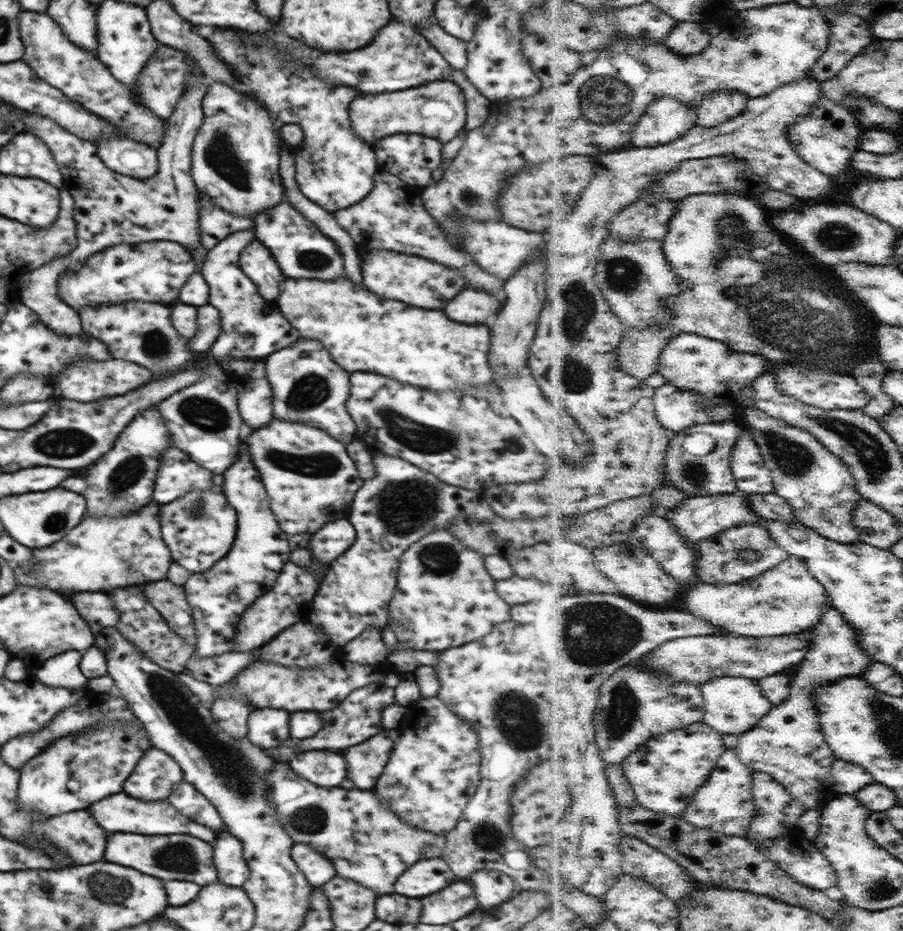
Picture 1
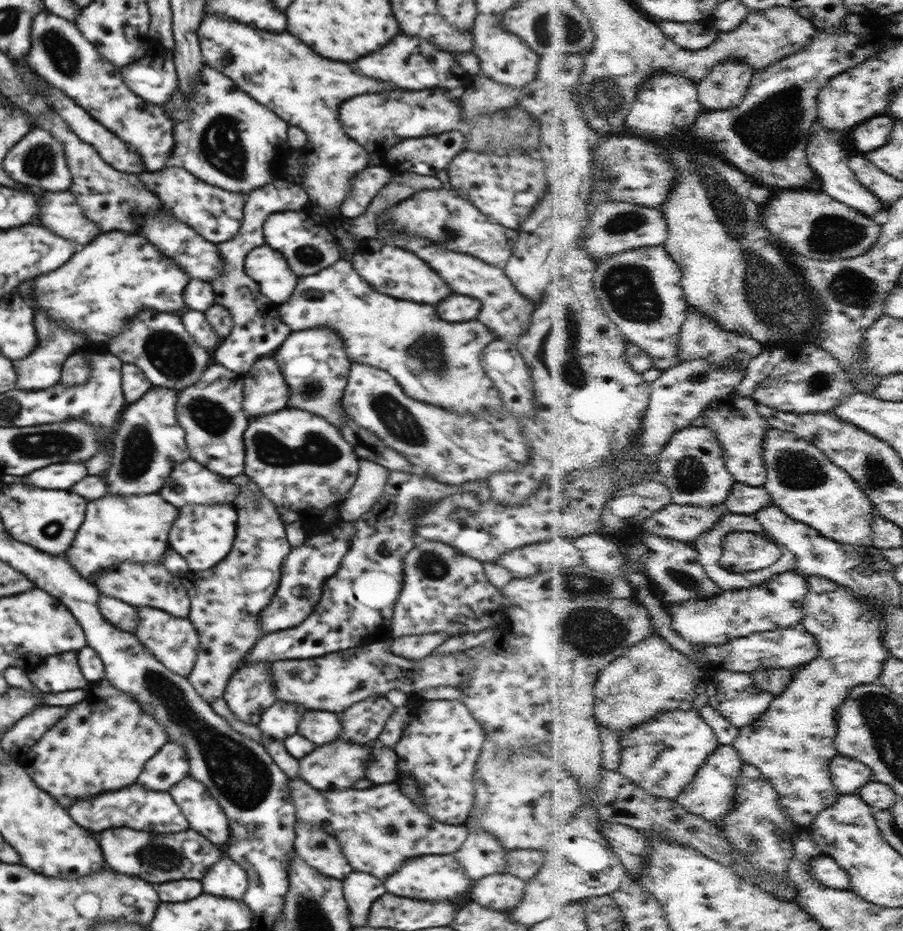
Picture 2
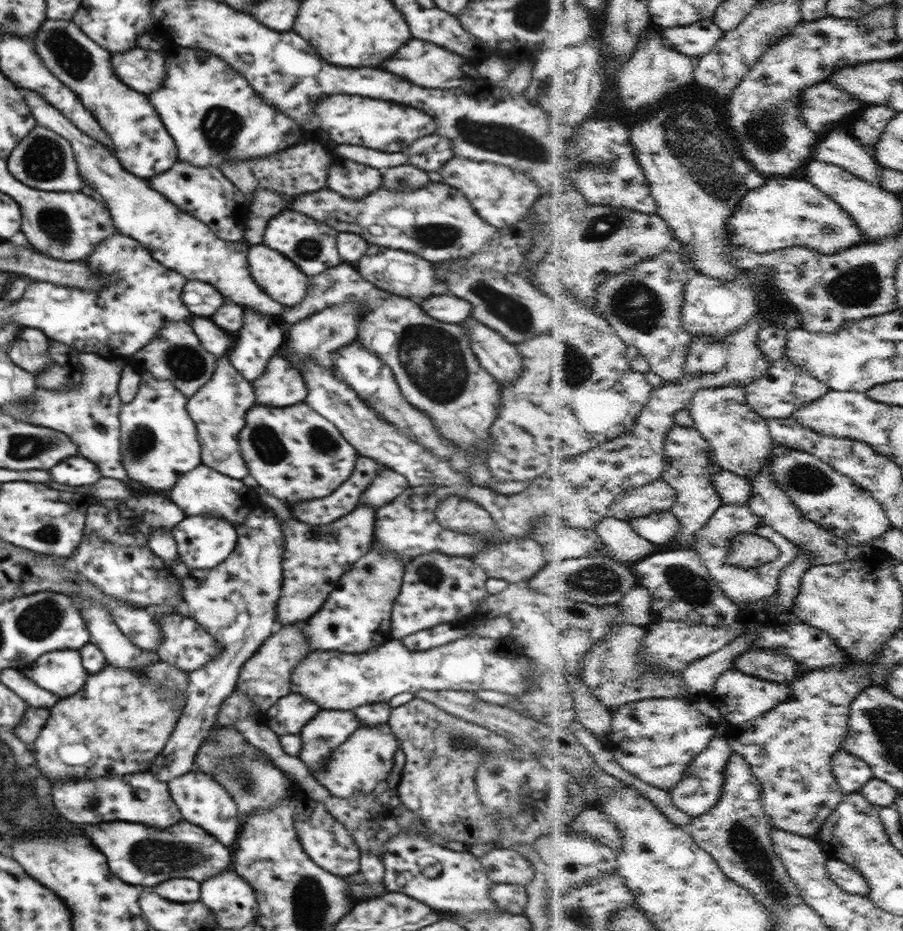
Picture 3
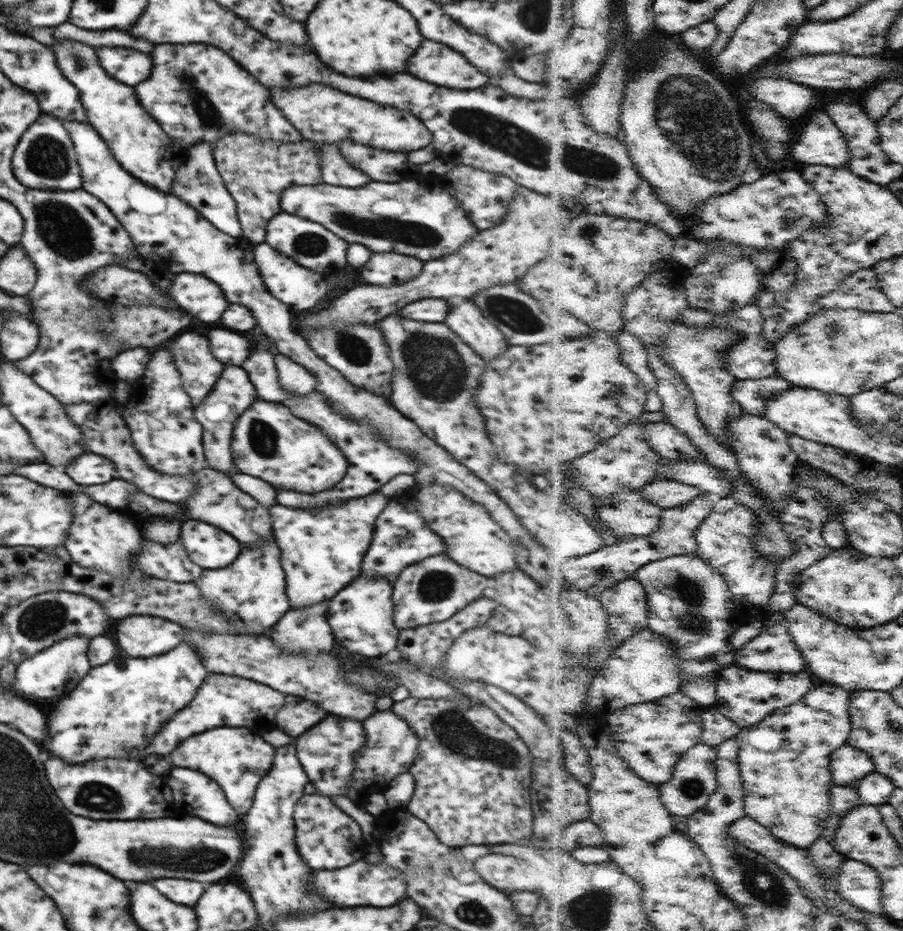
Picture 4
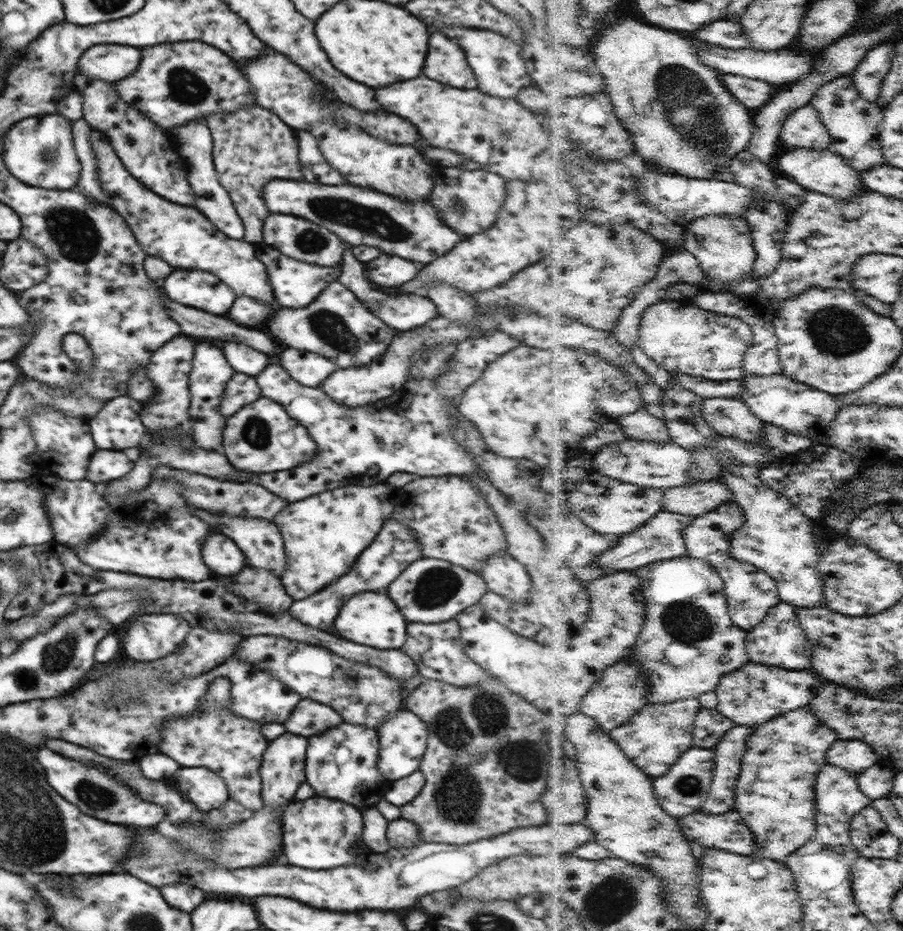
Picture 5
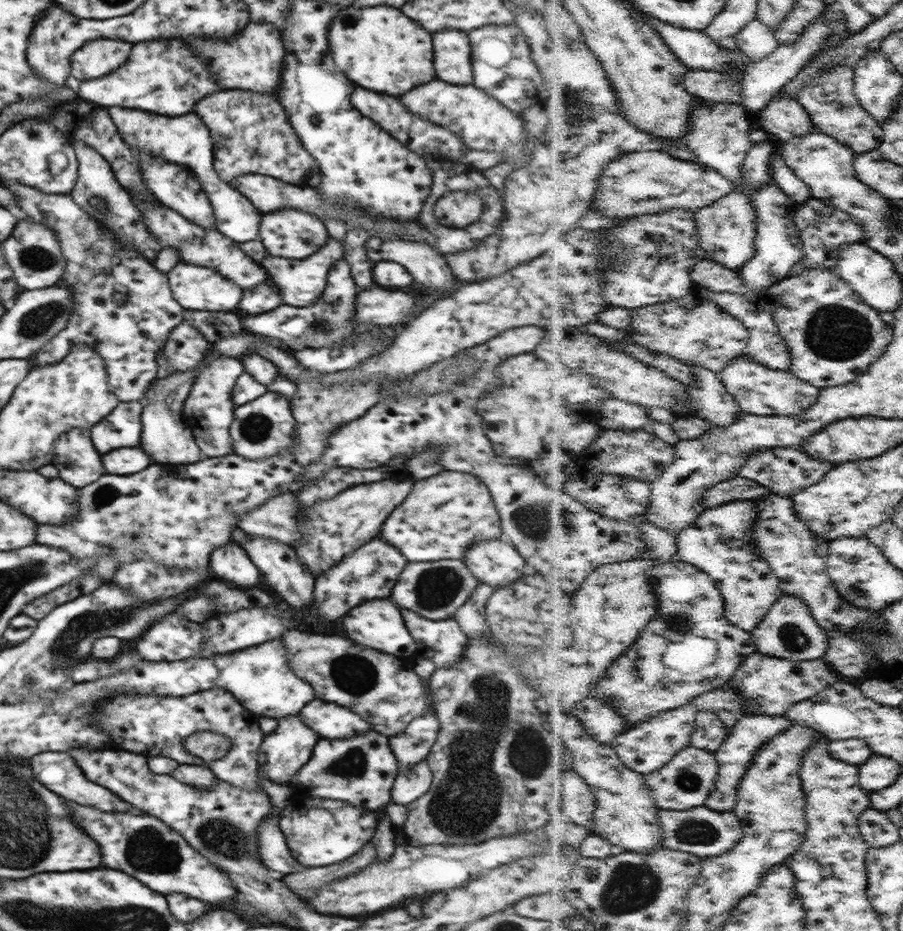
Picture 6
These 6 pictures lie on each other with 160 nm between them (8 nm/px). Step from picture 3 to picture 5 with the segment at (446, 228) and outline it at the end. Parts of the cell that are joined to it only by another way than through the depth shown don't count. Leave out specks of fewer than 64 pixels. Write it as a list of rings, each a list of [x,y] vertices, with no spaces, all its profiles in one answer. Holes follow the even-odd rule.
[[[273,179],[264,185],[263,190],[262,199],[269,213],[304,218],[326,227],[352,246],[372,246],[387,255],[416,262],[432,262],[467,238],[443,223],[438,210],[429,203],[428,198],[410,204],[400,202],[389,194],[354,185],[330,186],[283,179]]]

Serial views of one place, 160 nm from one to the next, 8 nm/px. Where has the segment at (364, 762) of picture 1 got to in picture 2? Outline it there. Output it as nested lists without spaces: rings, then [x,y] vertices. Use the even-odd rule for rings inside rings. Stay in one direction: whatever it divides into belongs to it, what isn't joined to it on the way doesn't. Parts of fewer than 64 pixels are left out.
[[[380,741],[371,743],[374,760],[370,762],[365,772],[365,778],[374,785],[394,783],[397,780],[398,756],[393,748],[387,747]]]

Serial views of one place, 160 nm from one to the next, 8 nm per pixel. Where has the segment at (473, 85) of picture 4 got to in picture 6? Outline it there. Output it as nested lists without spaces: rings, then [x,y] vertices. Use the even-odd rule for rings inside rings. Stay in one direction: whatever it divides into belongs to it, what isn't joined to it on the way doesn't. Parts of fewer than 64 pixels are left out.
[[[448,30],[438,32],[432,38],[434,38],[436,76],[453,85],[472,84],[471,46],[466,32]]]

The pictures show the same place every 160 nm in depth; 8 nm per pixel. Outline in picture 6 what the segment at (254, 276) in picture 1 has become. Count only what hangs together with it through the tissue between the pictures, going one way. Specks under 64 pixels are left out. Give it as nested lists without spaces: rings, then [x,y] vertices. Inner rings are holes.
[[[329,236],[327,243],[316,254],[312,254],[306,260],[292,260],[292,258],[278,258],[270,253],[266,253],[262,266],[268,270],[272,282],[280,288],[282,300],[288,306],[310,306],[314,304],[320,294],[326,288],[326,276],[330,272],[330,266],[342,258],[343,243]]]

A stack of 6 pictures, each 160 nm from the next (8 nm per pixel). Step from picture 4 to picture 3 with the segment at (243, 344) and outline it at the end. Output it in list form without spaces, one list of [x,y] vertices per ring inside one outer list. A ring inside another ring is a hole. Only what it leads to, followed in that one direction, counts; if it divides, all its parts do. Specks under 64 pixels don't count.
[[[194,316],[192,324],[190,324],[195,335],[200,339],[202,346],[214,354],[216,358],[224,357],[232,348],[232,336],[228,338],[228,334],[221,328],[218,328],[214,322],[210,322],[208,318],[198,318]]]

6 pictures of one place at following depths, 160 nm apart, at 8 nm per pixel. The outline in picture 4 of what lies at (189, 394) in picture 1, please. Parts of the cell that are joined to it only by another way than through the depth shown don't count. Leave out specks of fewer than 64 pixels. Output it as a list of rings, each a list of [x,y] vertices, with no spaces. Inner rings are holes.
[[[225,364],[213,390],[202,399],[200,405],[194,407],[193,415],[203,426],[203,451],[206,465],[211,469],[223,473],[239,472],[231,453],[232,431],[241,414],[256,400],[258,400],[257,392],[250,382],[248,373],[244,372],[241,366]]]

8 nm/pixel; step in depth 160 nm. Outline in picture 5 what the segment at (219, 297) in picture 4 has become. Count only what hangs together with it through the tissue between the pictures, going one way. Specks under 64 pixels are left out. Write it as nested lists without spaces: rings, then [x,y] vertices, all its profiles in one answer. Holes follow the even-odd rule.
[[[176,270],[164,280],[164,288],[168,298],[206,310],[210,314],[224,314],[230,310],[236,300],[234,292],[222,284],[214,274],[204,270]]]

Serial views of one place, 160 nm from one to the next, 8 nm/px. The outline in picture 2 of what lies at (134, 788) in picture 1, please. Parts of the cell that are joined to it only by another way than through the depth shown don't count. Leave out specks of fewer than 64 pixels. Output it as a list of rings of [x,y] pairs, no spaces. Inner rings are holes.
[[[168,742],[146,762],[136,781],[146,790],[168,790],[189,776],[190,759],[177,742]]]

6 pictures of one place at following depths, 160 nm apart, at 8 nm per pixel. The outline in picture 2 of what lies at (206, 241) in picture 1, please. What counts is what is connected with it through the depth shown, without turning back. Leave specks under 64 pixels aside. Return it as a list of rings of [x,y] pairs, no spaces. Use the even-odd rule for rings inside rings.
[[[177,163],[160,172],[144,172],[136,175],[145,187],[157,194],[158,200],[174,218],[193,228],[199,236],[214,244],[228,242],[240,230],[245,200],[244,194],[230,192],[202,182],[181,168]]]

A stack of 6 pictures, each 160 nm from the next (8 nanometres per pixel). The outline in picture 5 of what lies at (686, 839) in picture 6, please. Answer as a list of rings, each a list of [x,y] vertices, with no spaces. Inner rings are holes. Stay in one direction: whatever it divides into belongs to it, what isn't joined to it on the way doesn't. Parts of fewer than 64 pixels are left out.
[[[700,810],[680,817],[680,822],[684,834],[705,849],[714,847],[745,857],[759,852],[755,832],[737,810],[728,814],[708,814]]]

